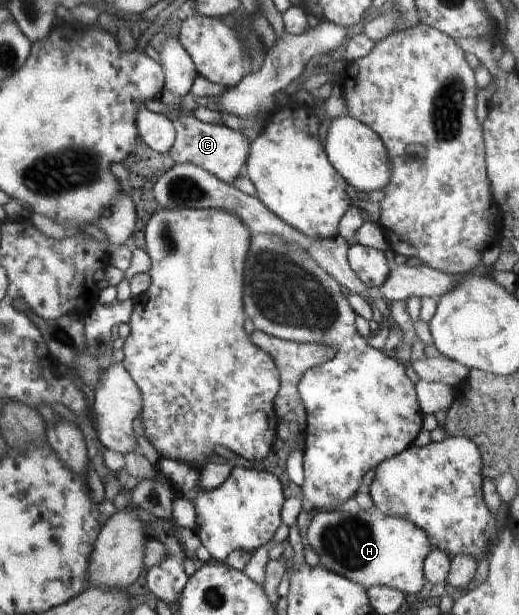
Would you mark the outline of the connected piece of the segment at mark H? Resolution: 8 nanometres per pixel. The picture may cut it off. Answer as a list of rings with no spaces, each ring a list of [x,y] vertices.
[[[376,507],[360,509],[355,516],[338,510],[314,512],[307,537],[322,566],[365,589],[380,585],[414,596],[426,583],[423,562],[431,544],[426,533],[408,519],[384,514]]]

